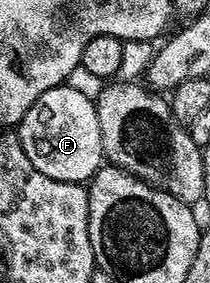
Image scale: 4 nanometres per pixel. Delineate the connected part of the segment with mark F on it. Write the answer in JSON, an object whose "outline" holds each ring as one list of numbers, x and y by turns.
{"outline":[[66,83,45,91,45,95,29,107,17,126,17,136,19,146,29,155,29,163,33,163,41,175,49,175,49,179,87,183,105,161,94,100,81,95,81,91,73,91]]}

